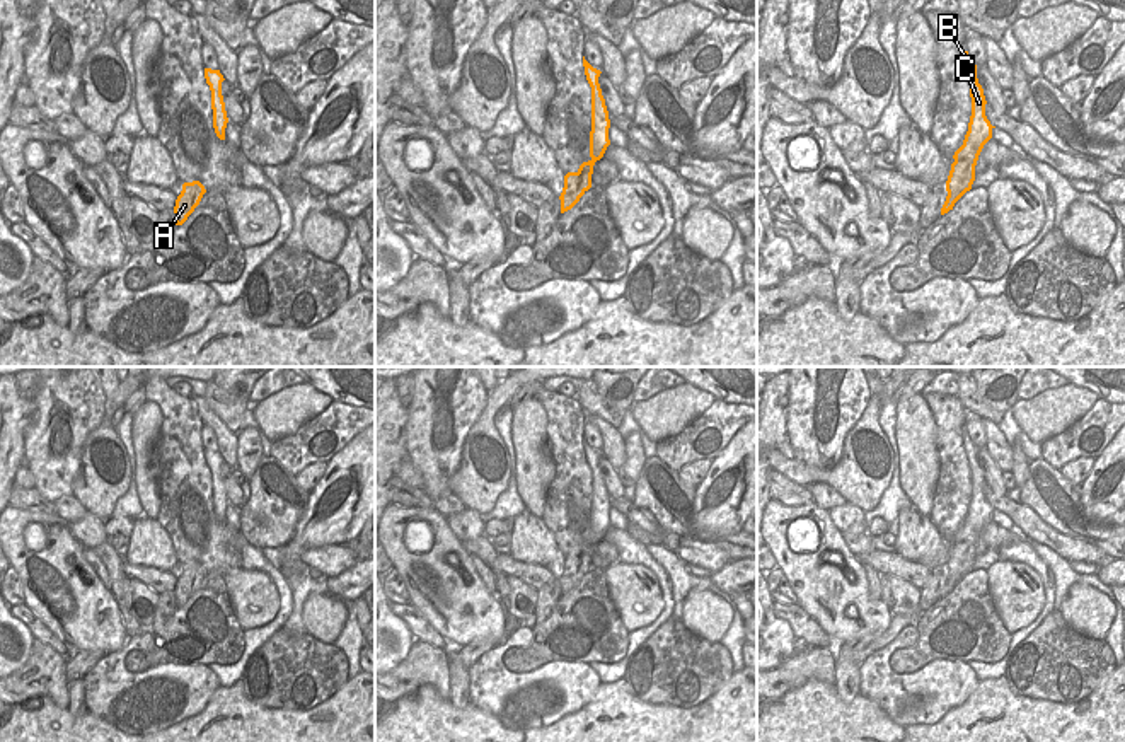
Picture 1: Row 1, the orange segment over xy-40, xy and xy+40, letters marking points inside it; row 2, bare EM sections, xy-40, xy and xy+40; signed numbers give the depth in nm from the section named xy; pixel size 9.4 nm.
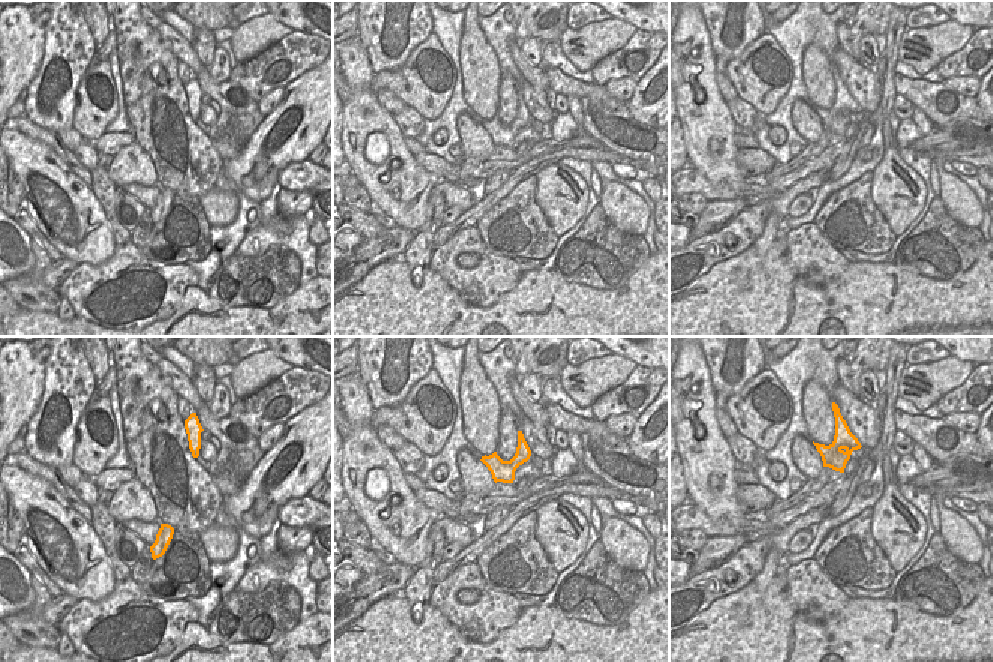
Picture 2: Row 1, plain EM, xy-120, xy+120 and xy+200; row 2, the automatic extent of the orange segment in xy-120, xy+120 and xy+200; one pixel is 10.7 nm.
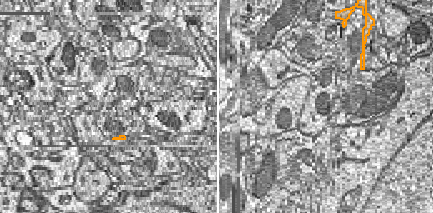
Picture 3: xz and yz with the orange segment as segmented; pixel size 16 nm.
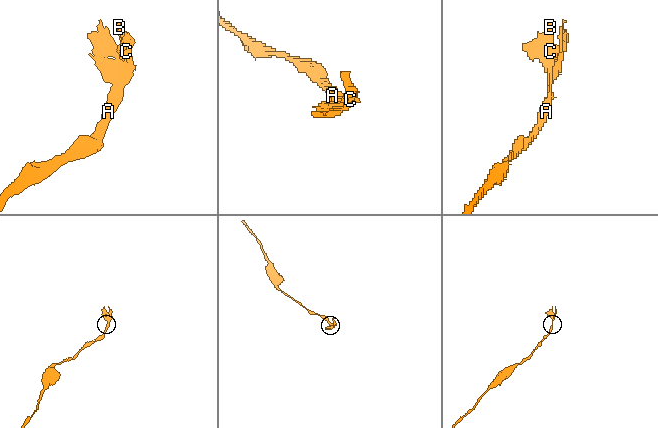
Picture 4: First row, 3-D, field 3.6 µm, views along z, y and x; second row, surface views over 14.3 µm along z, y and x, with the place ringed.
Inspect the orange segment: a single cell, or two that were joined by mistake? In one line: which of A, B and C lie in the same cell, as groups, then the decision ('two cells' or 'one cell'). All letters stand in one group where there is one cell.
A / B C | two cells

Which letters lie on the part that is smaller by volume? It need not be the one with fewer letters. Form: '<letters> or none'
B, C

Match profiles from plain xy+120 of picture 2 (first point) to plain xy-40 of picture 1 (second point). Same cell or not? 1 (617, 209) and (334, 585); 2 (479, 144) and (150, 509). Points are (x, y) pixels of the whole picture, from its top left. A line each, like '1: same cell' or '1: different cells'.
1: different cells
2: different cells

